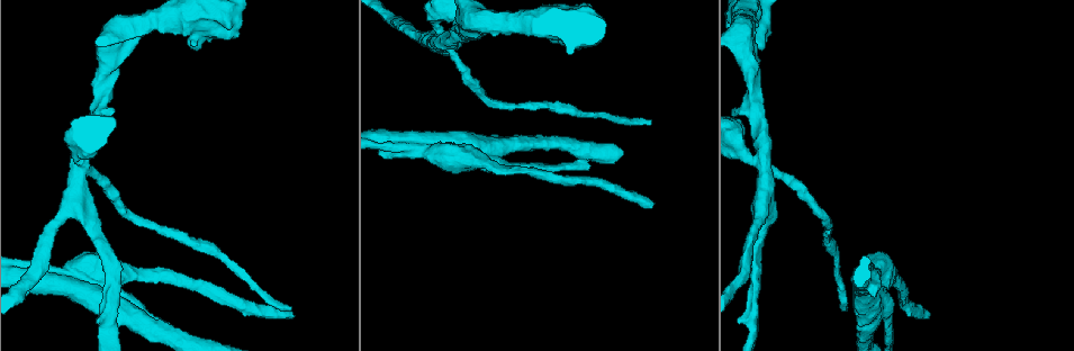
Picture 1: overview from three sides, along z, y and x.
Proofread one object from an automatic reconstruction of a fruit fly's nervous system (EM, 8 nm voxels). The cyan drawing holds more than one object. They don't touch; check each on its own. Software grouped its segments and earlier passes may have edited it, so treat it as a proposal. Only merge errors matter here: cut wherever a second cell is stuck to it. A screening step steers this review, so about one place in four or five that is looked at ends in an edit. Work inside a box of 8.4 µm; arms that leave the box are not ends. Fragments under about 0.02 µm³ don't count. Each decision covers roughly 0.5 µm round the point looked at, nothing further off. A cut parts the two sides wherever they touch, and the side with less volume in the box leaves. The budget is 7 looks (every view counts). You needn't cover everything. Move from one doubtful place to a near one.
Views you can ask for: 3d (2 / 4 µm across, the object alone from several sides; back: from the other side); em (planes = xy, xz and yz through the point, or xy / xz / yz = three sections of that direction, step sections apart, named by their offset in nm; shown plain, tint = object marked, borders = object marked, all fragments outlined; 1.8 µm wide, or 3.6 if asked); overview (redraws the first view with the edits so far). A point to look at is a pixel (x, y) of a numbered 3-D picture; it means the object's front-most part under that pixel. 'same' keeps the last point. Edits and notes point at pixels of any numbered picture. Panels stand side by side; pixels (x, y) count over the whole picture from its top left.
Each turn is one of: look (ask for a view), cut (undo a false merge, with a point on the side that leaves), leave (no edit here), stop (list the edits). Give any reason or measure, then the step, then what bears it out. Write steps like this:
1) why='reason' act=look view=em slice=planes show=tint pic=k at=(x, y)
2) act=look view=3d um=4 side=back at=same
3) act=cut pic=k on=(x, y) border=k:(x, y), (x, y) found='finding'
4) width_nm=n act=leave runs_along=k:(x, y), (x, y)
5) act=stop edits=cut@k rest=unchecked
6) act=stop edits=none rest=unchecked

act=look view=em slice=planes show=tint pic=1 at=(439, 42)

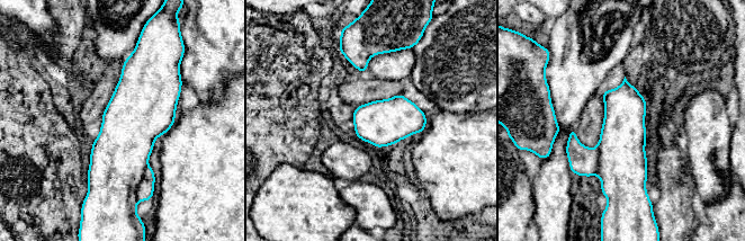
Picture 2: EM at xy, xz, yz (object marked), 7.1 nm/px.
act=cut pic=2 on=(145, 189) border=2:(147, 166), (138, 185), (136, 199) found='a second cell is stuck on'

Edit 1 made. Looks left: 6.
why='see it whole again' act=look view=overview

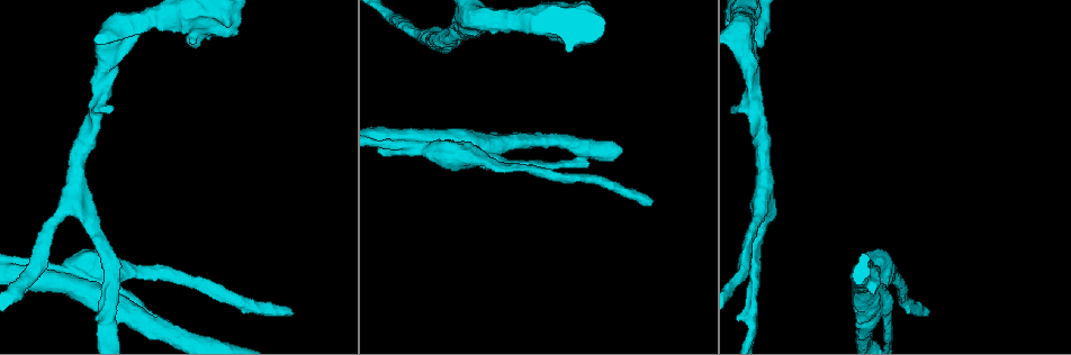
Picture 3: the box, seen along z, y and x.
act=look view=3d um=4 pic=3 at=(114, 34)

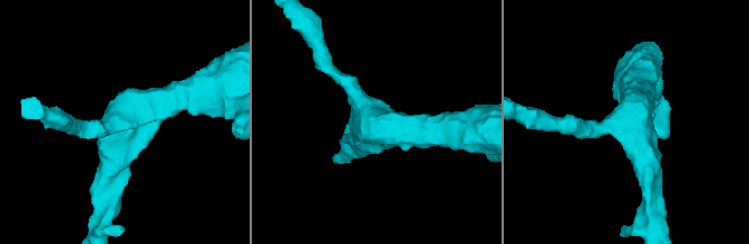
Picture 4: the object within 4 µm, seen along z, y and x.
act=look view=em um=3.6 slice=yz step=16 show=plain pic=4 at=(125, 121)

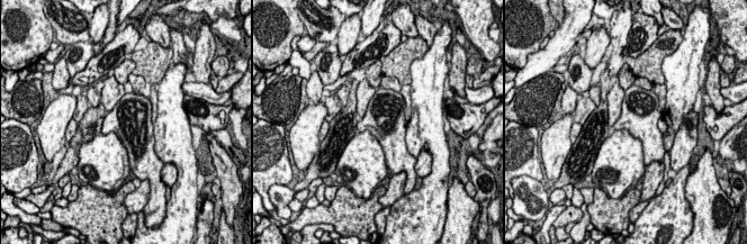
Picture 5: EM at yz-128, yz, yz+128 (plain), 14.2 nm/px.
act=look view=em um=3.6 slice=yz step=16 show=tint at=same

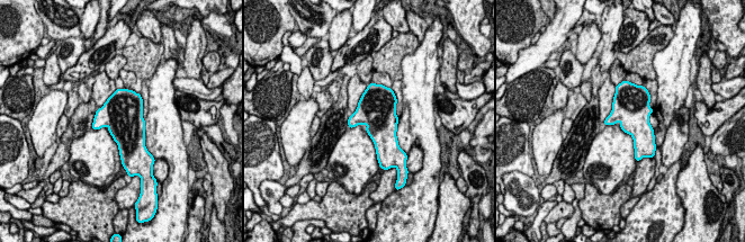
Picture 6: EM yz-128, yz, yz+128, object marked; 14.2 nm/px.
width_nm=400 act=leave found='continuous, no second cell'

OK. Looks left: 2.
why='abrupt turn' act=look view=em um=3.6 slice=planes show=tint pic=3 at=(434, 151)

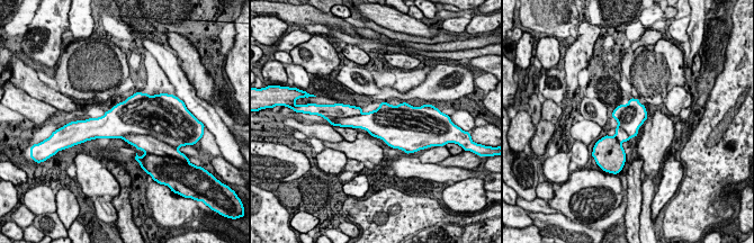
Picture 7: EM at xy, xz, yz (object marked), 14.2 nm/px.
act=cut pic=7 on=(142, 118) border=7:(122, 137), (149, 134), (158, 140) found='a second cell is stuck on'

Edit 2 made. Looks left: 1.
act=stop edits=cut@2,cut@7 rest=unchecked

